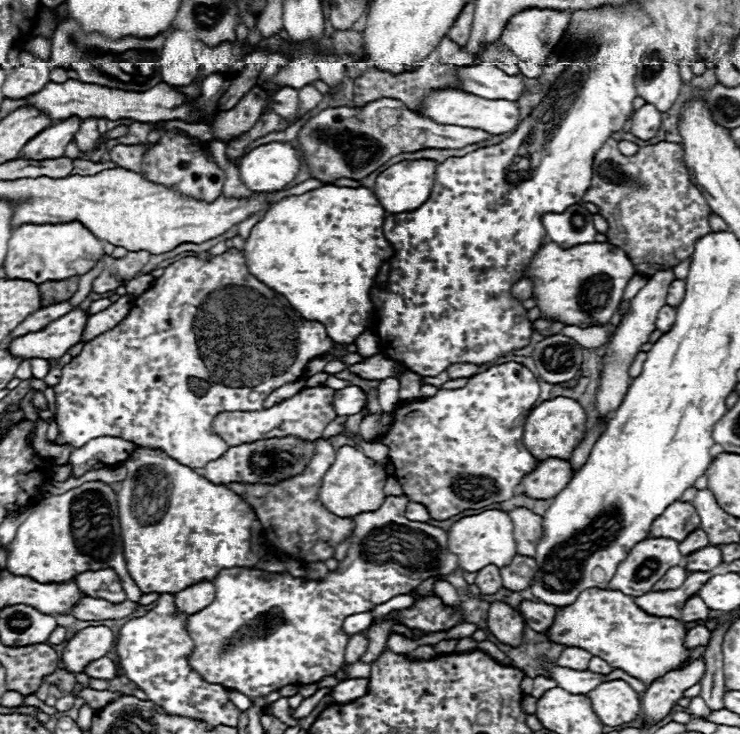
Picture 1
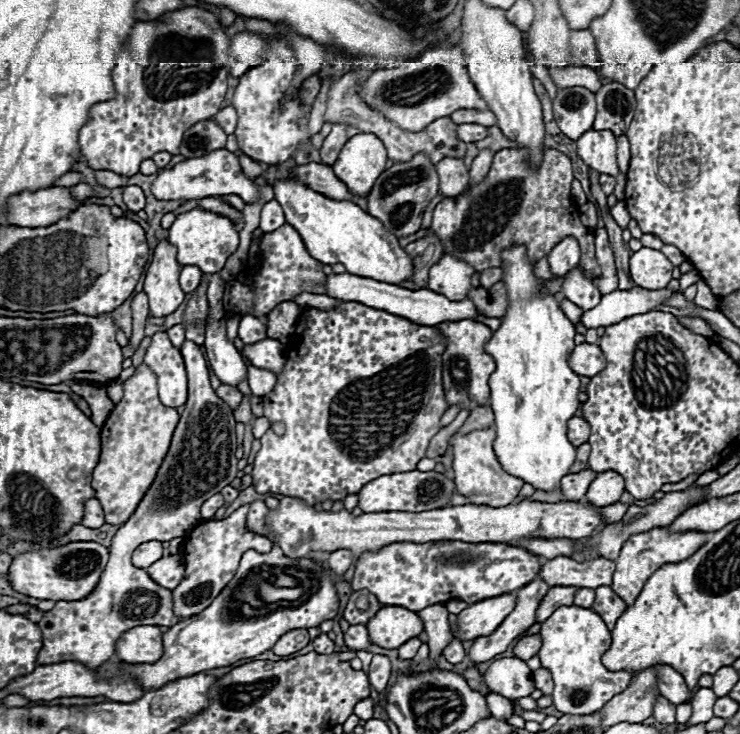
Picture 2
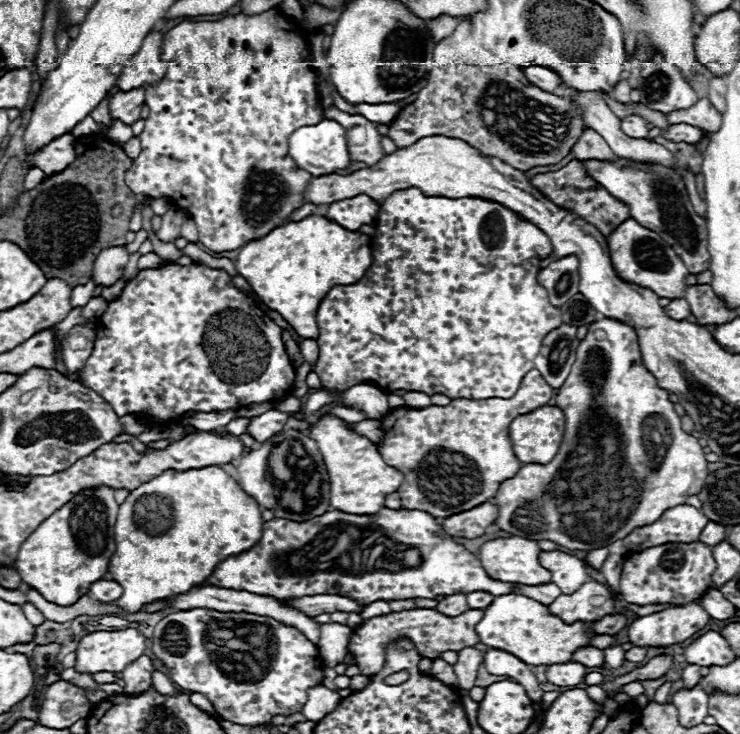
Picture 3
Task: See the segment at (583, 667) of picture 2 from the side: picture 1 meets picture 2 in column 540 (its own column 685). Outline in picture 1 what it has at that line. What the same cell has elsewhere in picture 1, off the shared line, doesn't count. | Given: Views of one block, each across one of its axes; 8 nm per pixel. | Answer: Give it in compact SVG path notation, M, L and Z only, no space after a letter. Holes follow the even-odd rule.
M584 590L574 604L558 608L556 620L546 634L552 642L578 646L588 650L592 656L600 656L612 668L624 670L644 682L646 690L656 678L662 678L672 670L680 670L690 656L690 650L684 646L684 638L688 634L684 622L676 618L650 616L636 606L632 596L618 590Z

